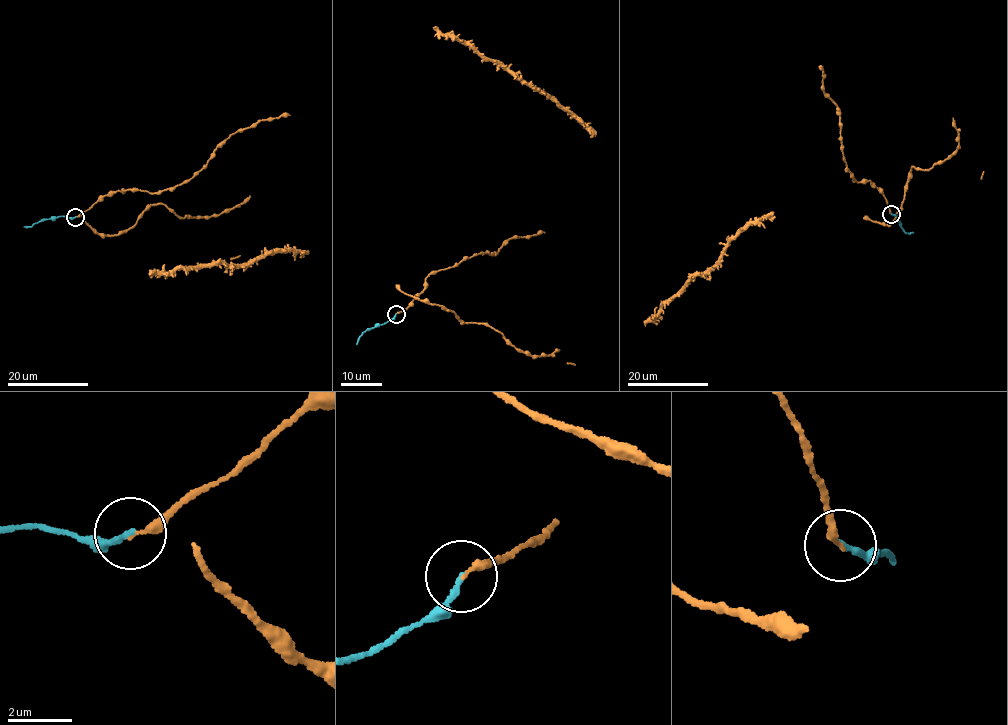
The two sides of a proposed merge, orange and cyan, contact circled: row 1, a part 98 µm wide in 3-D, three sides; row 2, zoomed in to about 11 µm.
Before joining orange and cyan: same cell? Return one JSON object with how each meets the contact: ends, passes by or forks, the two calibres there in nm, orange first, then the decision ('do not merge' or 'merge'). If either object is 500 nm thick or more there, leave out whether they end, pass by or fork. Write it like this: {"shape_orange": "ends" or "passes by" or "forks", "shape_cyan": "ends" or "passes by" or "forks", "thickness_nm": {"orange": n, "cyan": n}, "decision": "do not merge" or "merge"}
{"shape_orange": "ends", "shape_cyan": "ends", "thickness_nm": {"orange": 220, "cyan": 190}, "decision": "merge"}

